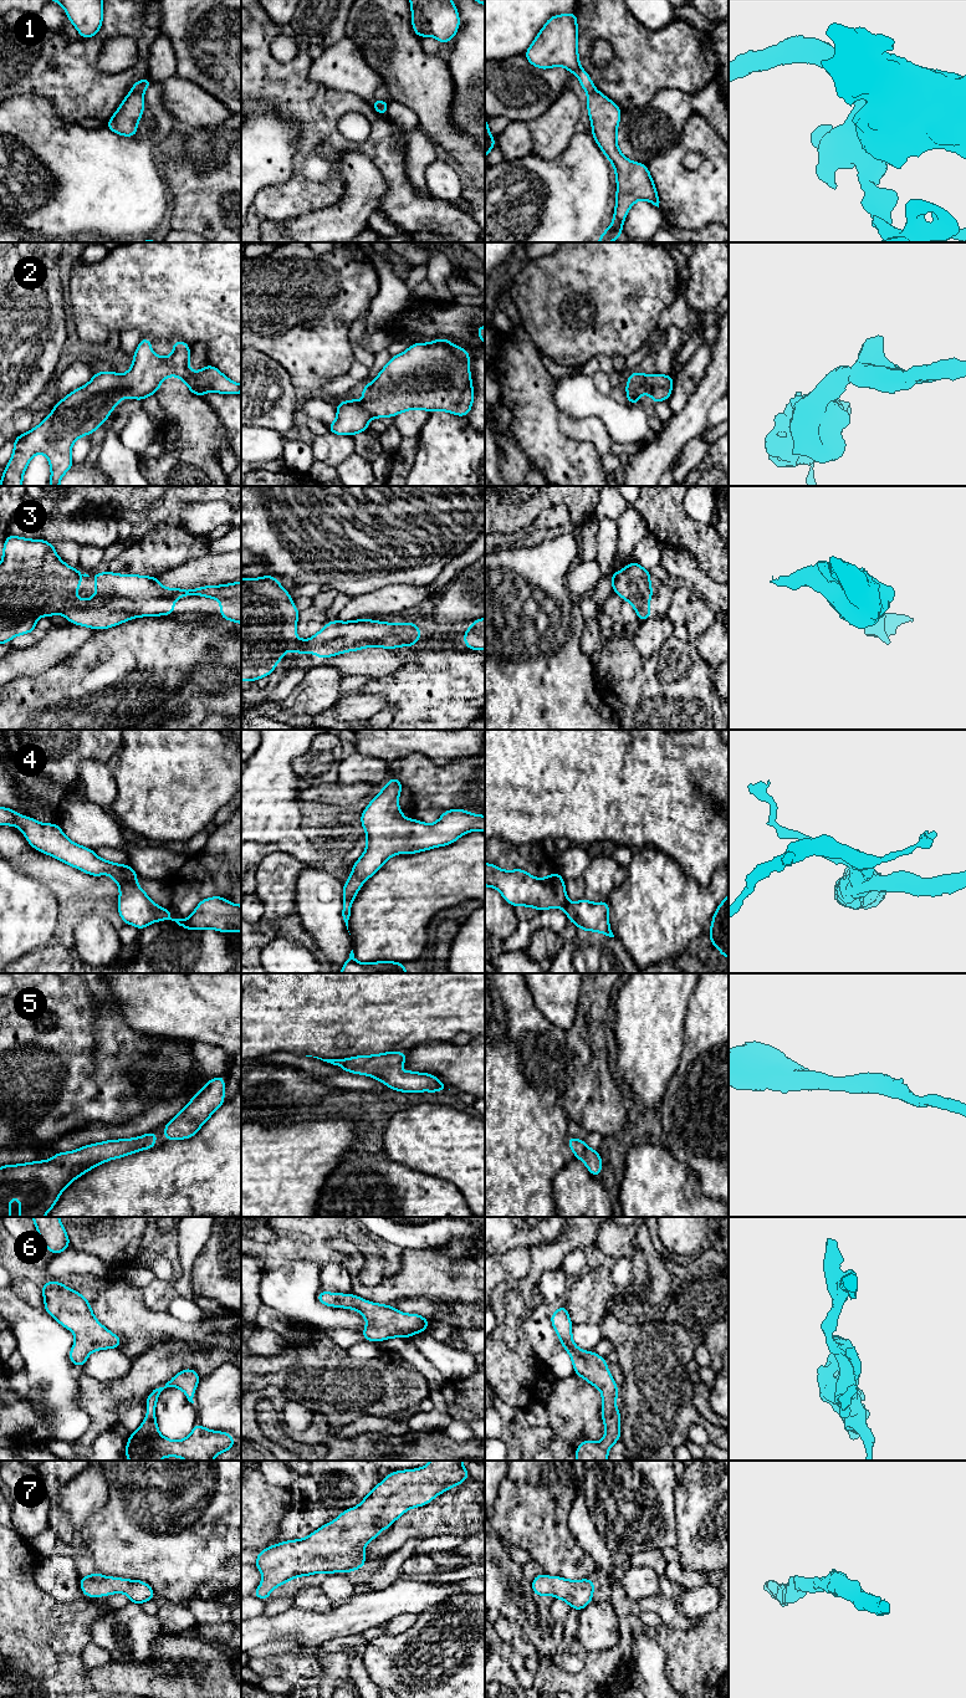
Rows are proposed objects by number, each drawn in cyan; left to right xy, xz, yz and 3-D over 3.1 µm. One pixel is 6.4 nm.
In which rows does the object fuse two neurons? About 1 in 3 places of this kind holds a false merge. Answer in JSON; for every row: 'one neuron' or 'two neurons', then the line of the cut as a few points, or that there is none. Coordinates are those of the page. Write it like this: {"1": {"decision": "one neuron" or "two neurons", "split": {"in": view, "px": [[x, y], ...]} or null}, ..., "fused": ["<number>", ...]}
{"1": {"decision": "two neurons", "split": {"in": "xy", "px": [[132, 90], [142, 93]]}}, "2": {"decision": "one neuron", "split": null}, "3": {"decision": "one neuron", "split": null}, "4": {"decision": "one neuron", "split": null}, "5": {"decision": "one neuron", "split": null}, "6": {"decision": "one neuron", "split": null}, "7": {"decision": "one neuron", "split": null}, "fused": ["1"]}

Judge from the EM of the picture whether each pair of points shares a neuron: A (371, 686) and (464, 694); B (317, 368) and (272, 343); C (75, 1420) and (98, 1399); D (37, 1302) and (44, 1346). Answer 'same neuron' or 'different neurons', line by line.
A: same neuron
B: same neuron
C: different neurons
D: different neurons

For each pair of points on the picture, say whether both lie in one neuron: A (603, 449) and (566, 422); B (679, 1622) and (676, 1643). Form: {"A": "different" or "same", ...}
{"A": "same", "B": "different"}

